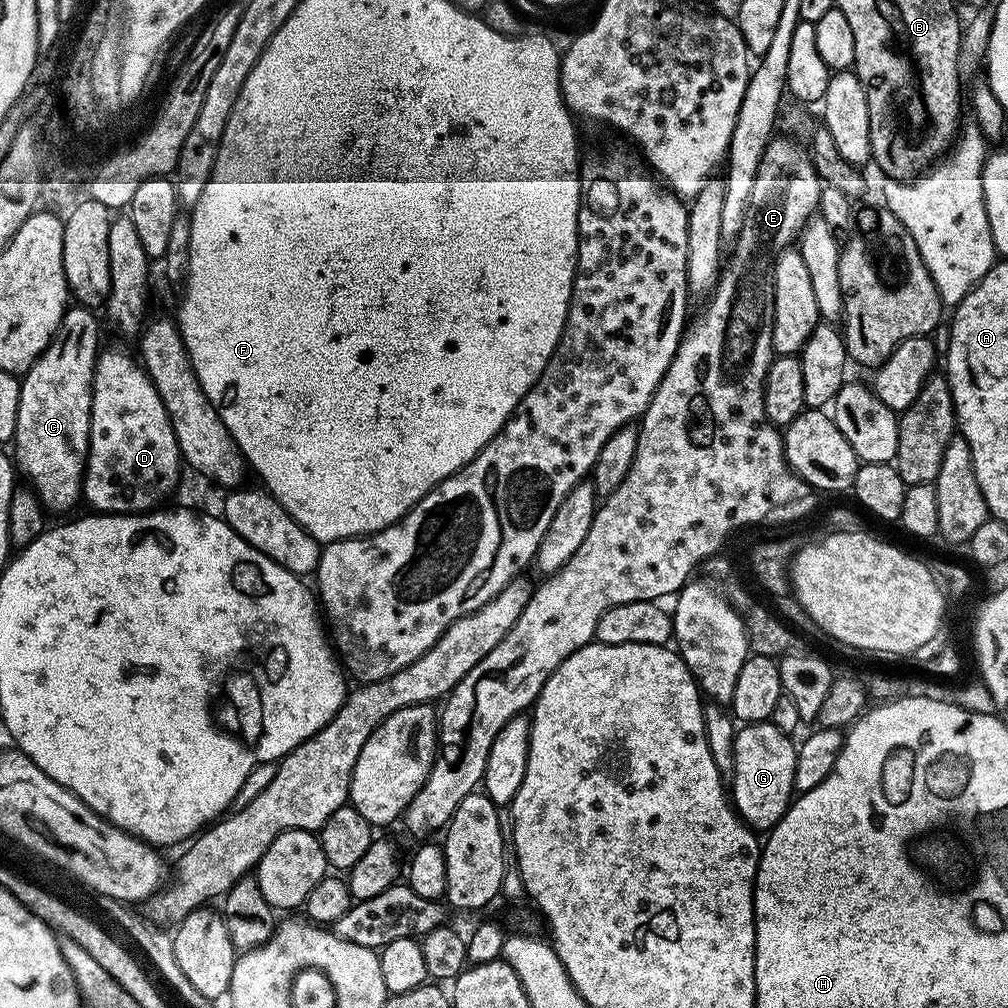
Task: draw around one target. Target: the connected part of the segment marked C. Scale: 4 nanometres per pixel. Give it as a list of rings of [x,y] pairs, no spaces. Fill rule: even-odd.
[[[69,306],[64,309],[64,317],[60,320],[58,330],[52,335],[52,341],[46,346],[46,350],[42,350],[42,354],[28,367],[27,372],[23,373],[20,382],[20,401],[18,402],[18,426],[14,437],[14,445],[16,444],[16,452],[14,451],[14,464],[20,472],[25,476],[27,483],[30,485],[40,503],[49,513],[64,512],[67,508],[72,508],[82,496],[82,477],[84,475],[84,462],[88,454],[88,435],[90,434],[90,414],[92,413],[92,379],[96,373],[96,358],[101,351],[100,344],[100,324],[96,321],[97,313],[93,309],[83,306]]]

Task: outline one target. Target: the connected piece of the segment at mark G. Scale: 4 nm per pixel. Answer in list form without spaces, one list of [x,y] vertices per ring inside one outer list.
[[[770,722],[744,724],[734,742],[734,774],[730,800],[749,829],[770,830],[783,818],[794,799],[794,766],[797,745],[789,733]]]

